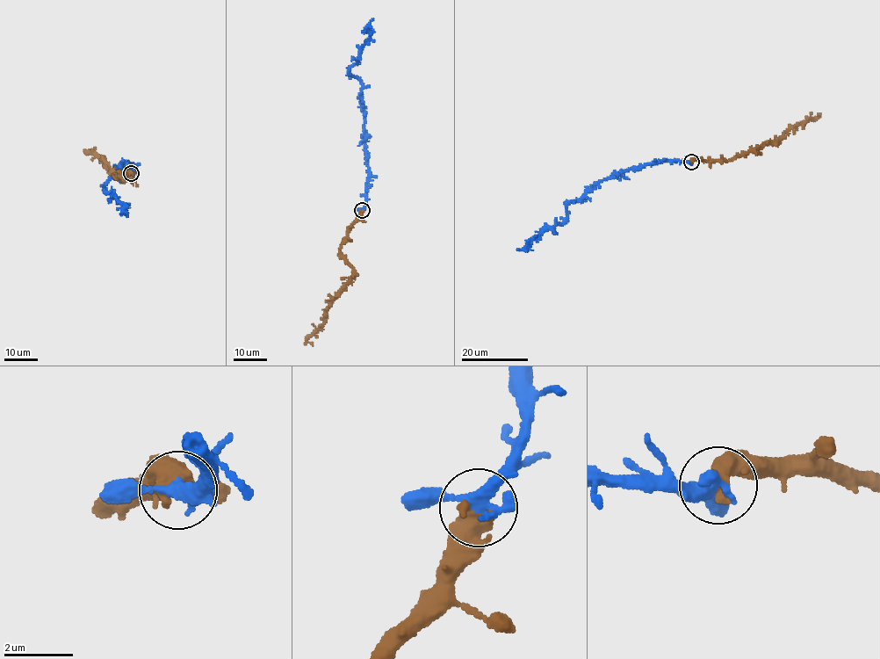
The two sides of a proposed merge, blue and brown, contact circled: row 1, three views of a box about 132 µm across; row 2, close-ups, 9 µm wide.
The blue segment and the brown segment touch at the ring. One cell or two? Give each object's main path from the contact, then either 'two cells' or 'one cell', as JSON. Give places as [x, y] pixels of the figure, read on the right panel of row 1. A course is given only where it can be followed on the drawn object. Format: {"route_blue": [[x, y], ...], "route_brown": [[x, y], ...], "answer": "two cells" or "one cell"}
{"route_blue": [[691, 162], [647, 163], [604, 177], [581, 198], [570, 202], [563, 221], [516, 249]], "route_brown": [[691, 161], [726, 161], [748, 154], [817, 118], [819, 113]], "answer": "one cell"}

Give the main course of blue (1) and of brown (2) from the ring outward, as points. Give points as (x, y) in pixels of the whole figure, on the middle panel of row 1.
1: (361, 210), (365, 203), (368, 168), (361, 82), (350, 75), (349, 69), (370, 37), (369, 25), (373, 18)
2: (362, 210), (341, 249), (342, 257), (353, 270), (353, 274), (335, 297), (322, 324), (306, 341), (313, 344)

